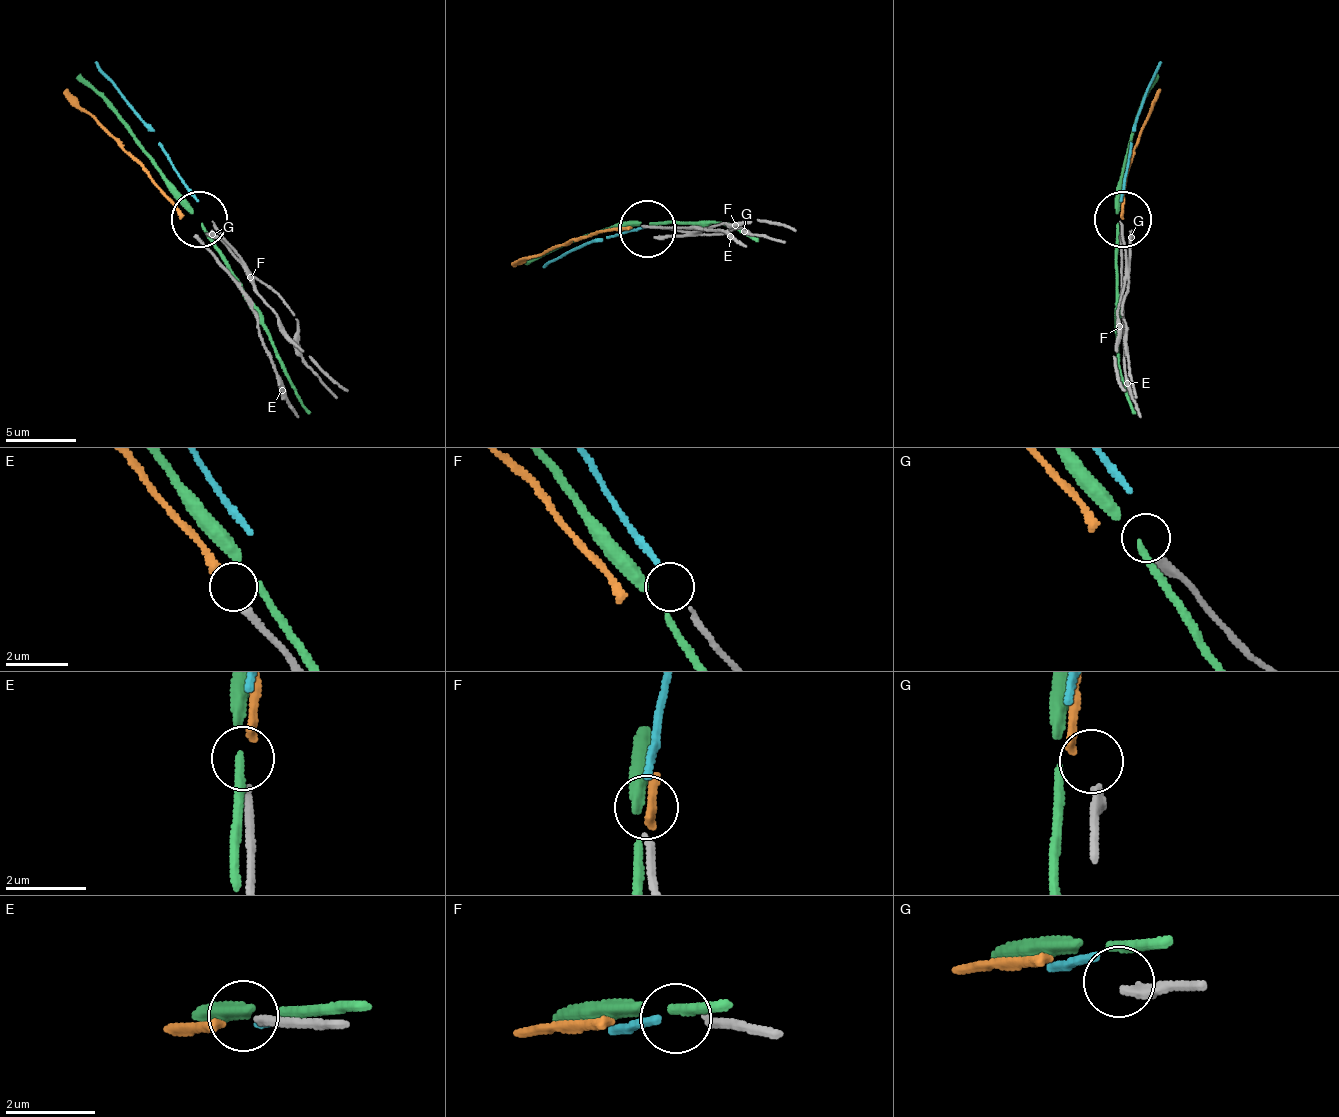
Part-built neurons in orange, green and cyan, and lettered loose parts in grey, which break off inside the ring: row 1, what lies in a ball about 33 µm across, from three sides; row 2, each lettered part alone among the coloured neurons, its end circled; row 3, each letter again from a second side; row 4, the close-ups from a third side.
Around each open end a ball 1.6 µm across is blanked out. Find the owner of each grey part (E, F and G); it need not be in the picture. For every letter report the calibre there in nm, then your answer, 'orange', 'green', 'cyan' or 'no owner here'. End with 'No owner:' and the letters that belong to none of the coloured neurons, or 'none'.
E: calibre 200 nm; orange
F: calibre 170 nm; cyan
G: calibre 320 nm; no owner here
No owner: G

